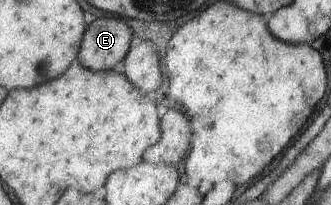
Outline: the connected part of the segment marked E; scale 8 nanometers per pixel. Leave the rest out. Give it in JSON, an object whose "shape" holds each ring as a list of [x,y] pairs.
{"shape":[[[114,17],[94,18],[85,27],[76,59],[92,71],[111,70],[130,49],[131,29]]]}

